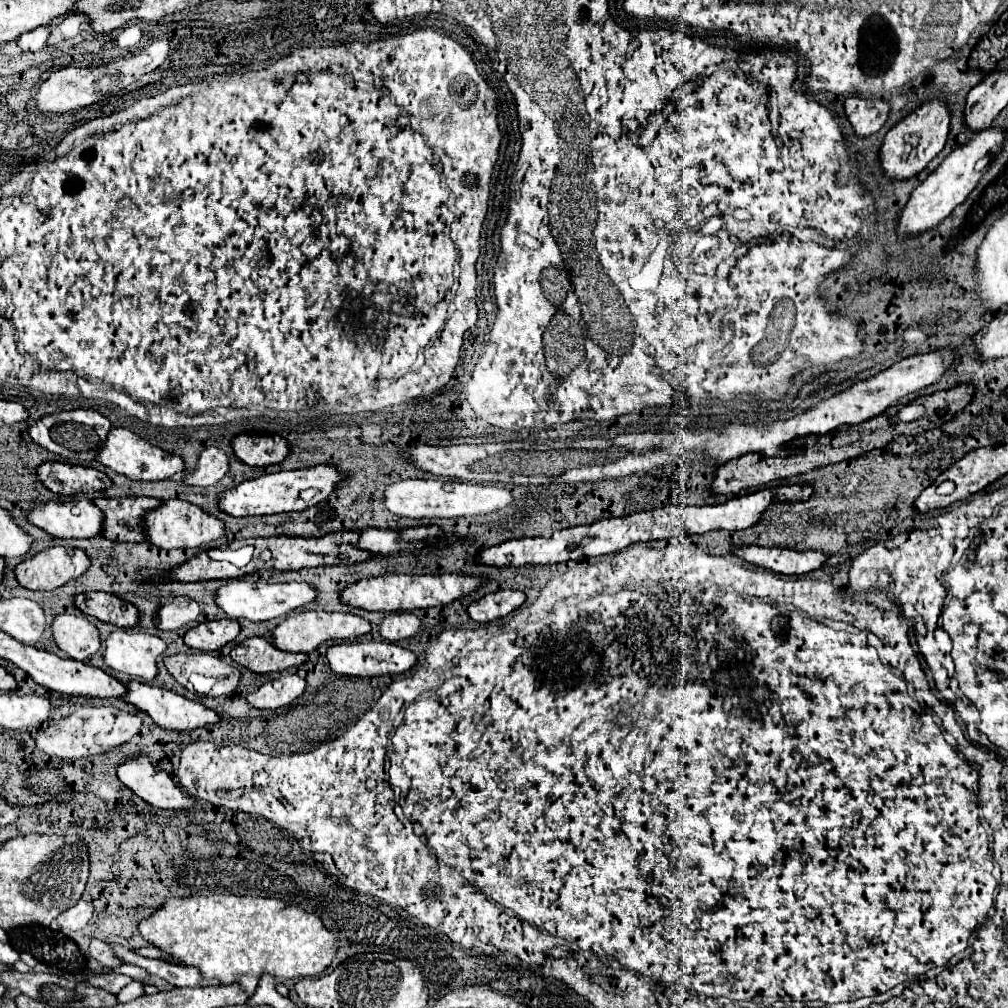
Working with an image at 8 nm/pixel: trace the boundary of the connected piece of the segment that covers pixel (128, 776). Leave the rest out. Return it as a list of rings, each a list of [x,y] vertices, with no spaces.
[[[135,755],[127,757],[117,767],[119,781],[129,787],[135,795],[159,809],[187,809],[193,807],[195,799],[191,799],[181,787],[173,783],[173,779],[159,767],[155,767],[149,757]]]

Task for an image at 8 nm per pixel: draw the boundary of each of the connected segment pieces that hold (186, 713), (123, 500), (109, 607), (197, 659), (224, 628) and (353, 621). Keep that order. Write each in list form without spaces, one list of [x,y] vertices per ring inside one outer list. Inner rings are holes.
[[[129,681],[129,683],[125,683],[125,687],[127,687],[127,693],[121,699],[127,701],[127,703],[131,703],[131,705],[135,705],[141,711],[145,711],[163,729],[193,731],[197,727],[219,723],[219,715],[215,711],[207,709],[205,705],[201,705],[197,701],[181,697],[181,695],[177,695],[173,691],[167,691],[167,689],[161,689],[161,687],[151,687],[151,685],[145,685],[141,681]]]
[[[97,497],[93,505],[103,511],[103,531],[101,535],[111,541],[147,541],[147,535],[141,527],[141,517],[145,511],[155,509],[159,505],[157,499],[151,497],[119,497],[107,499]]]
[[[97,591],[77,593],[75,605],[85,615],[97,617],[99,621],[111,623],[115,627],[133,627],[139,621],[137,609],[131,607],[131,603],[127,605],[127,601],[123,601],[123,599],[117,599],[115,595],[97,593]]]
[[[177,653],[163,659],[167,671],[187,691],[199,695],[229,695],[239,685],[239,669],[209,653]]]
[[[233,619],[203,621],[185,633],[185,645],[201,651],[215,651],[239,635],[239,623]]]
[[[295,611],[289,613],[275,629],[271,629],[271,643],[281,651],[311,653],[317,645],[331,639],[355,639],[371,631],[369,621],[351,613],[327,613],[327,611]]]

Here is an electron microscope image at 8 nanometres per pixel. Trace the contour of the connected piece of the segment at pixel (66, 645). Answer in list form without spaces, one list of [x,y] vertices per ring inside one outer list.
[[[57,615],[51,623],[51,631],[57,647],[75,661],[85,661],[101,647],[95,625],[79,615]]]

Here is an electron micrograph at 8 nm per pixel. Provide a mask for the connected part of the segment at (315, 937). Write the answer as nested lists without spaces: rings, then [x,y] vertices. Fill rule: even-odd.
[[[209,895],[169,899],[157,913],[143,919],[139,933],[177,961],[199,967],[205,977],[219,979],[223,985],[239,983],[245,991],[255,991],[259,975],[265,973],[279,981],[317,977],[333,963],[339,949],[337,937],[315,913],[271,897]]]

